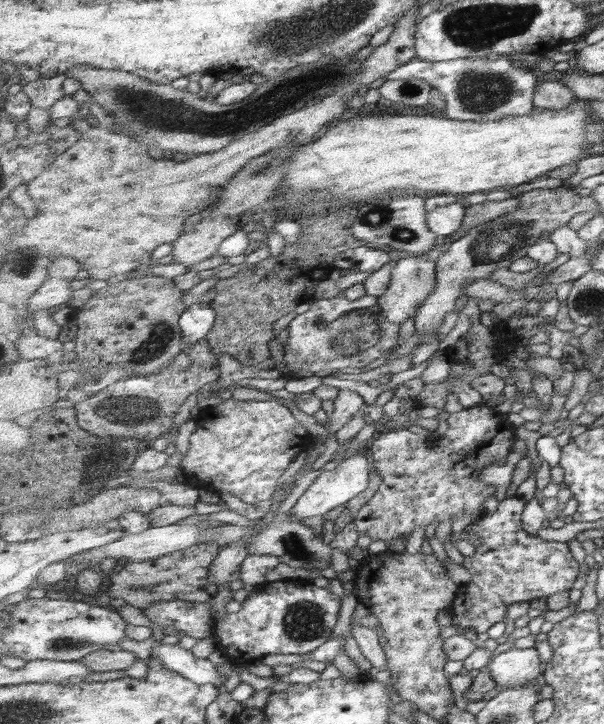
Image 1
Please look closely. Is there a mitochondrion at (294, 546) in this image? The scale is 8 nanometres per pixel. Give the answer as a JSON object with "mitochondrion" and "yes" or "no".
{"mitochondrion":"yes"}

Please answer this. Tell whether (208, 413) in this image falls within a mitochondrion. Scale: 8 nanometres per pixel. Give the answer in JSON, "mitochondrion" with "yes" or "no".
{"mitochondrion":"no"}

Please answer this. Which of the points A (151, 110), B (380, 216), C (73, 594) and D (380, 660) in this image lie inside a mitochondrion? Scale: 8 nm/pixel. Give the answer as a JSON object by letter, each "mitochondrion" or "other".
{"A":"mitochondrion","B":"mitochondrion","C":"other","D":"other"}

